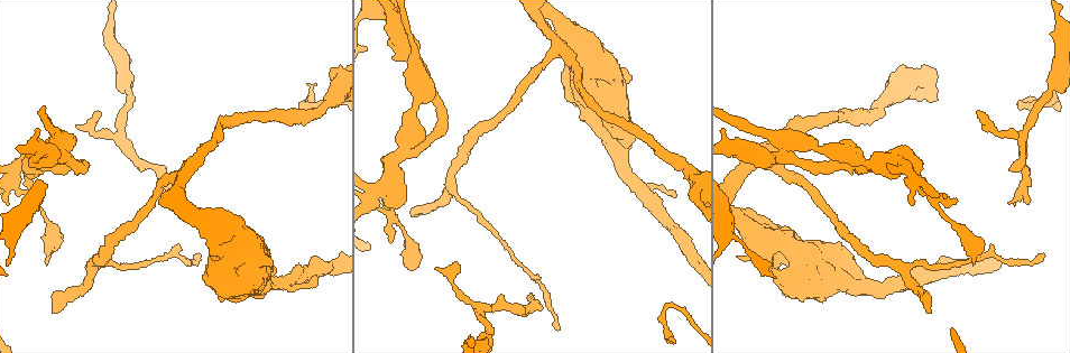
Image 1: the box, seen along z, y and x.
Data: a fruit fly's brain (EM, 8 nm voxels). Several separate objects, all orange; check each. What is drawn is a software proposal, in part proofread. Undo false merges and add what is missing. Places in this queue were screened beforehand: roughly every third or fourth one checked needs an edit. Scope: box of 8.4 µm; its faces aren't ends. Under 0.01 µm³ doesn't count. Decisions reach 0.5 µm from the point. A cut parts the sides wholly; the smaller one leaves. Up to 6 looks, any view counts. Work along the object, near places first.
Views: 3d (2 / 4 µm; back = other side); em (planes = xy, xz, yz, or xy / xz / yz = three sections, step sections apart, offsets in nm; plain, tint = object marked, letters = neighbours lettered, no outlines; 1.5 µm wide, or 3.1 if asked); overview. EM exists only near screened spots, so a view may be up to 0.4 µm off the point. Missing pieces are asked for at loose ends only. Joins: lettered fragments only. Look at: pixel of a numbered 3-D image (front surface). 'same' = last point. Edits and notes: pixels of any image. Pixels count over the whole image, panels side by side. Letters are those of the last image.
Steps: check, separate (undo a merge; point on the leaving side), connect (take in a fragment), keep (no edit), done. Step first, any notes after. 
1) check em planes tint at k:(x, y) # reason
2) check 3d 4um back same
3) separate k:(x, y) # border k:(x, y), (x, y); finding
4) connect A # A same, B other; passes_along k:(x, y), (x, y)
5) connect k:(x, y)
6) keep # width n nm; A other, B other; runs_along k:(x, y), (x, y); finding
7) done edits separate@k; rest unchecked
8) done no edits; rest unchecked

check 3d 4um at 1:(214, 257) # stops while still wide

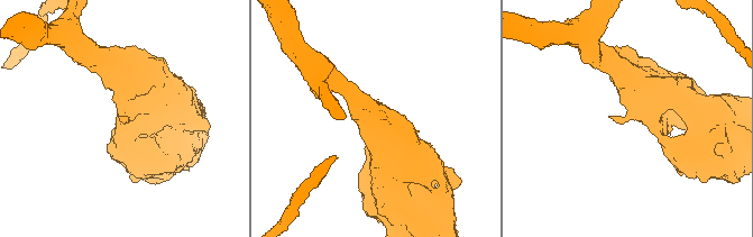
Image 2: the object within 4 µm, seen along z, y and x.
check em xz step 4 tint at 2:(610, 116) # now the EM

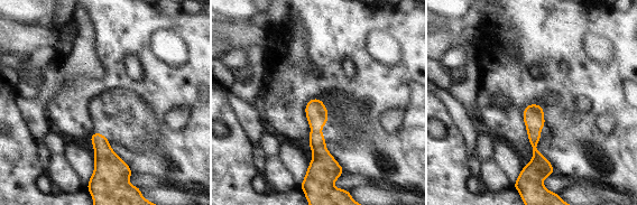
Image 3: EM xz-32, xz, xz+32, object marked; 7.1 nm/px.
check em planes letters same

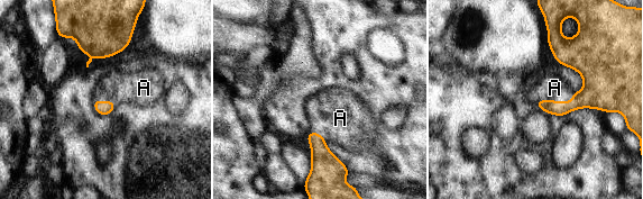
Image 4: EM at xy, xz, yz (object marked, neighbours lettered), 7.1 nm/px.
connect A # A same; passes_along 4:(588, 97), (554, 101), (554, 88); the neuron continues

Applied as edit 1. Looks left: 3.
check overview

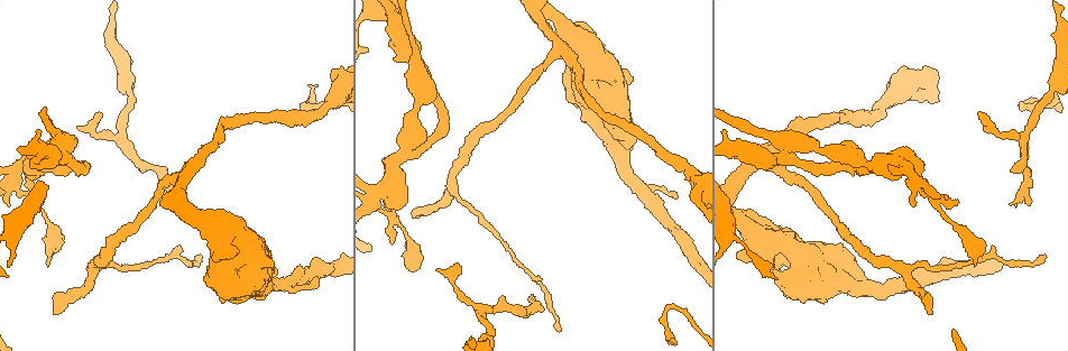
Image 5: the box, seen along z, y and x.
check 3d 4um at 5:(418, 218) # branch stops here

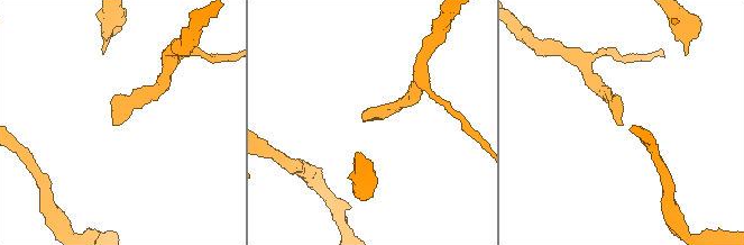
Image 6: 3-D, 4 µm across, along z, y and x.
check em planes letters at 6:(117, 124)

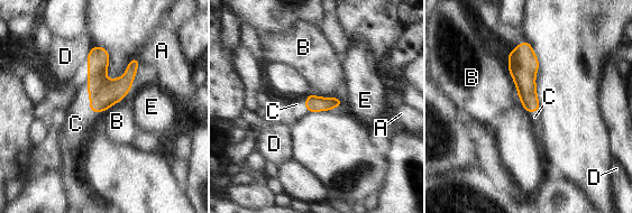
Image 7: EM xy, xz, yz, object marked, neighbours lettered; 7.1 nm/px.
connect C # width 120 nm; A other, B other, C same, D other, E other; passes_along 7:(103, 93), (90, 99), (75, 123); it goes on there

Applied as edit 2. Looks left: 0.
done edits connect@4, connect@7; rest unchecked

